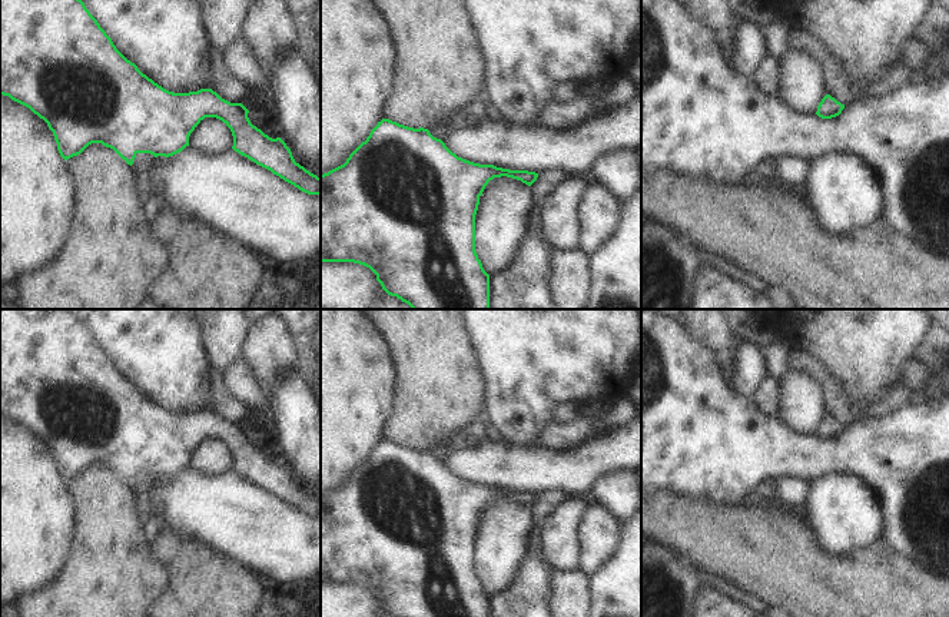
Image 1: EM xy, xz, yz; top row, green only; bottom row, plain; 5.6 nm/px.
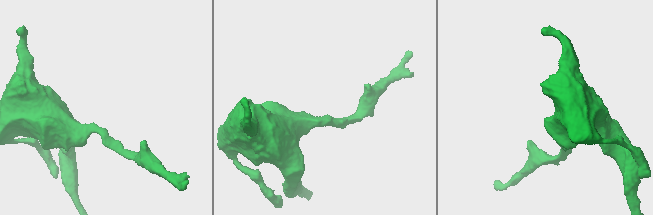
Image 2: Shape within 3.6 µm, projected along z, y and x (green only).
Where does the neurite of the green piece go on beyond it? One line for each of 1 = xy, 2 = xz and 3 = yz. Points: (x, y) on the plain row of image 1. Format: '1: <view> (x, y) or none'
1: none
2: none
3: none

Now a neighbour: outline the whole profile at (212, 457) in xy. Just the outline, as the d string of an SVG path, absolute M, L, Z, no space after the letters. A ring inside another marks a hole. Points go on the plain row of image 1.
M205 438L189 457L189 467L205 475L222 475L232 470L230 450L216 438Z

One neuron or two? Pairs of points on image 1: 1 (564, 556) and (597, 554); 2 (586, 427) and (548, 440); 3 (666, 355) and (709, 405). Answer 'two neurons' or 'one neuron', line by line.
1: two neurons
2: one neuron
3: one neuron

